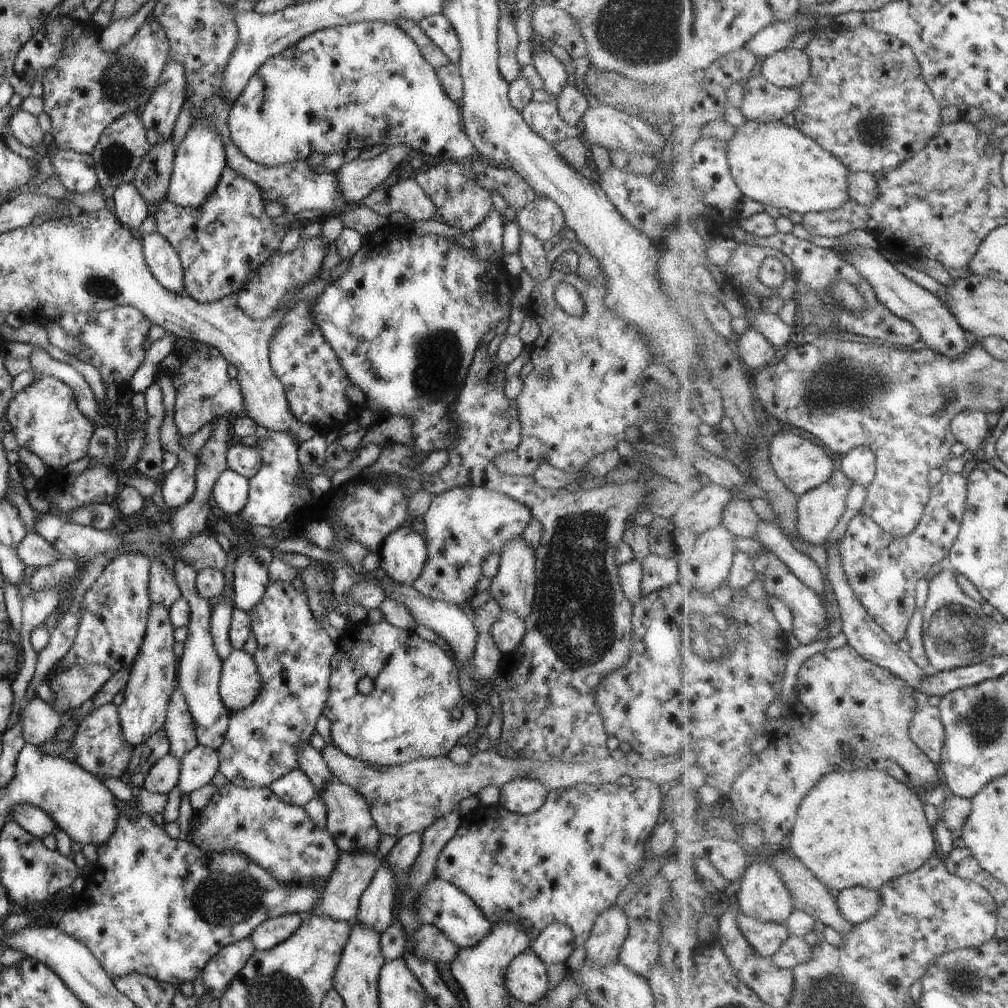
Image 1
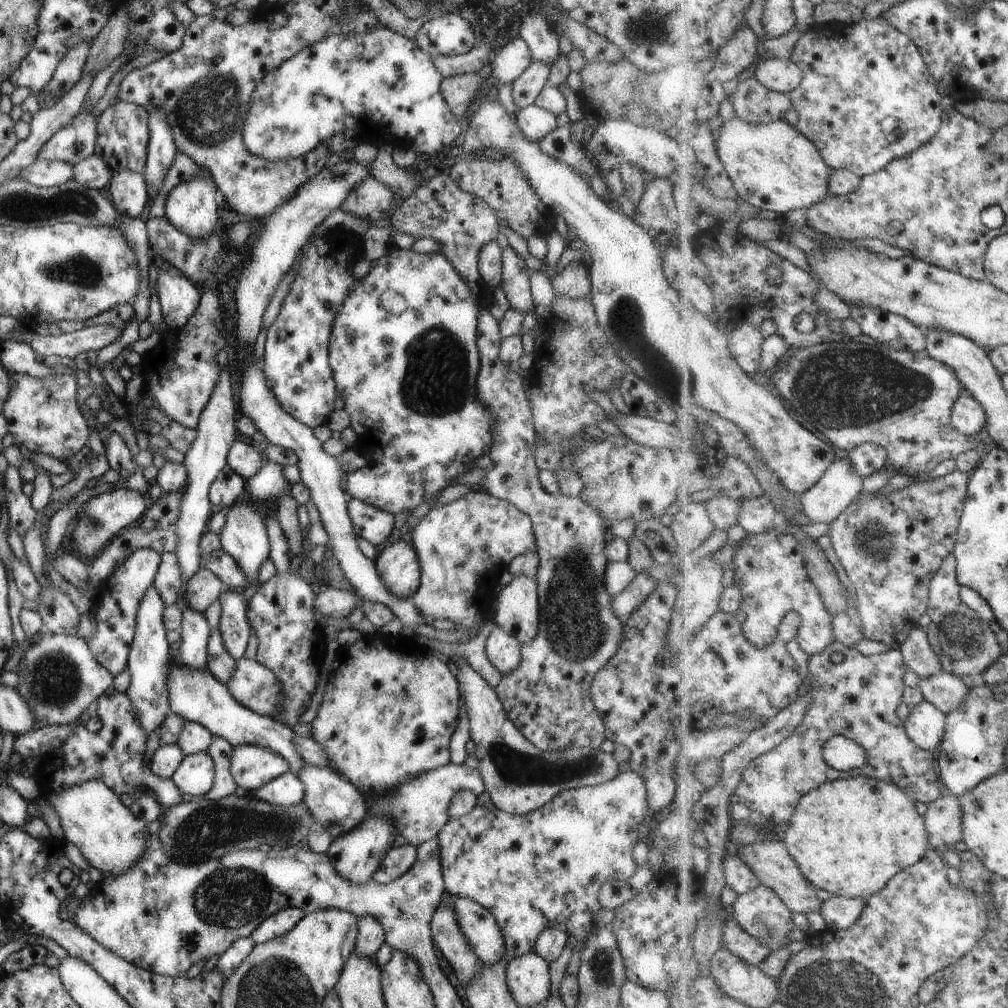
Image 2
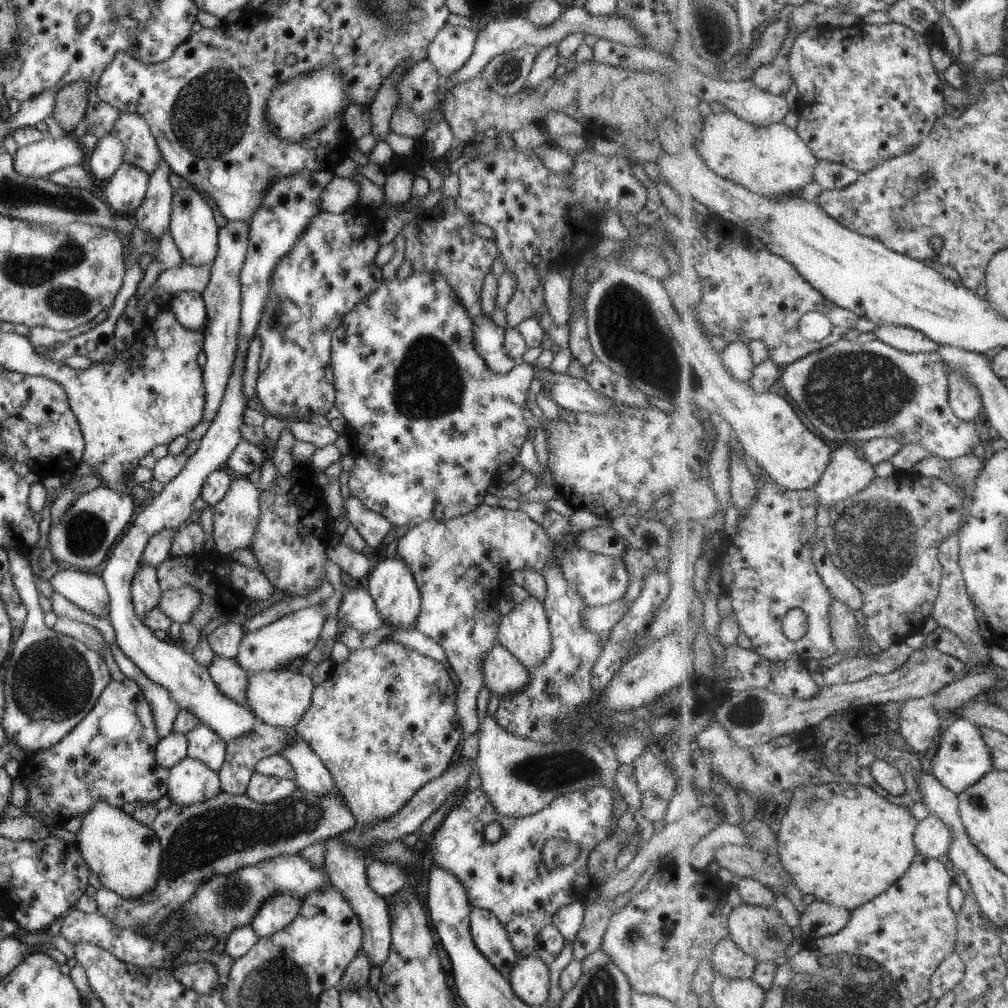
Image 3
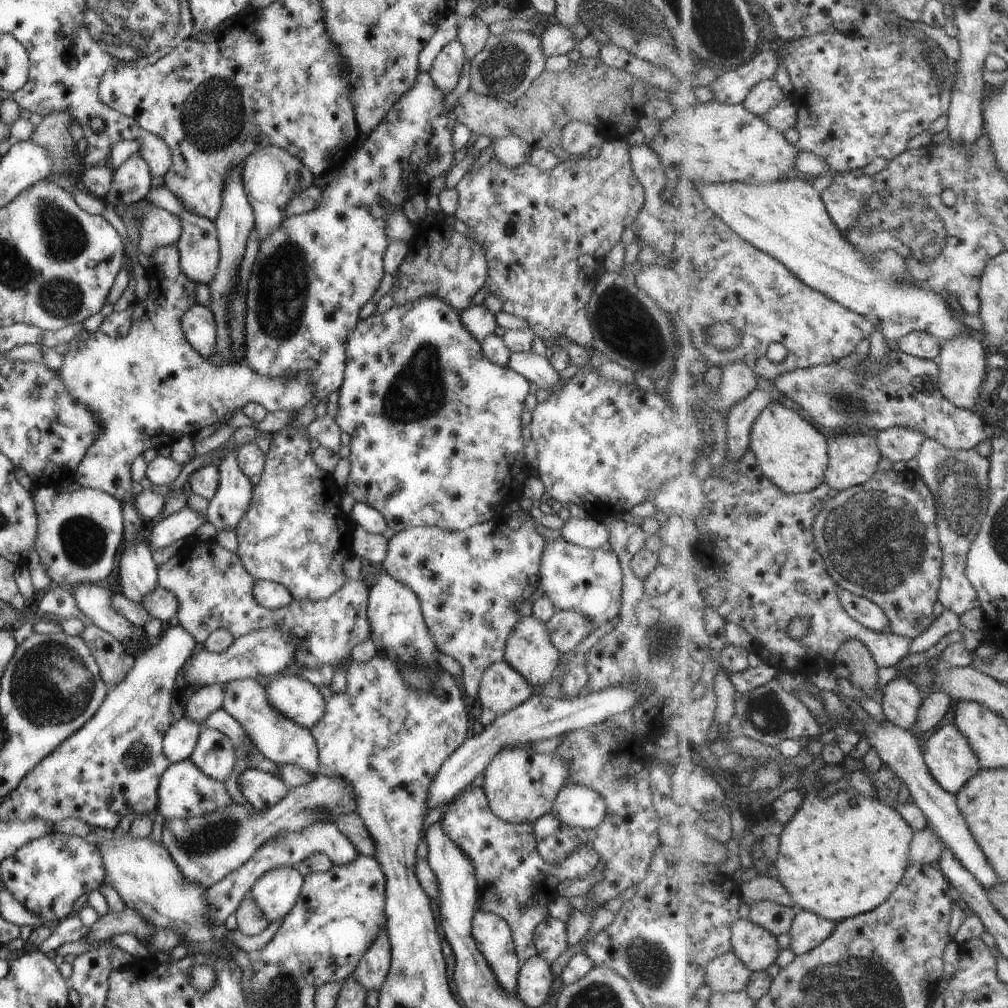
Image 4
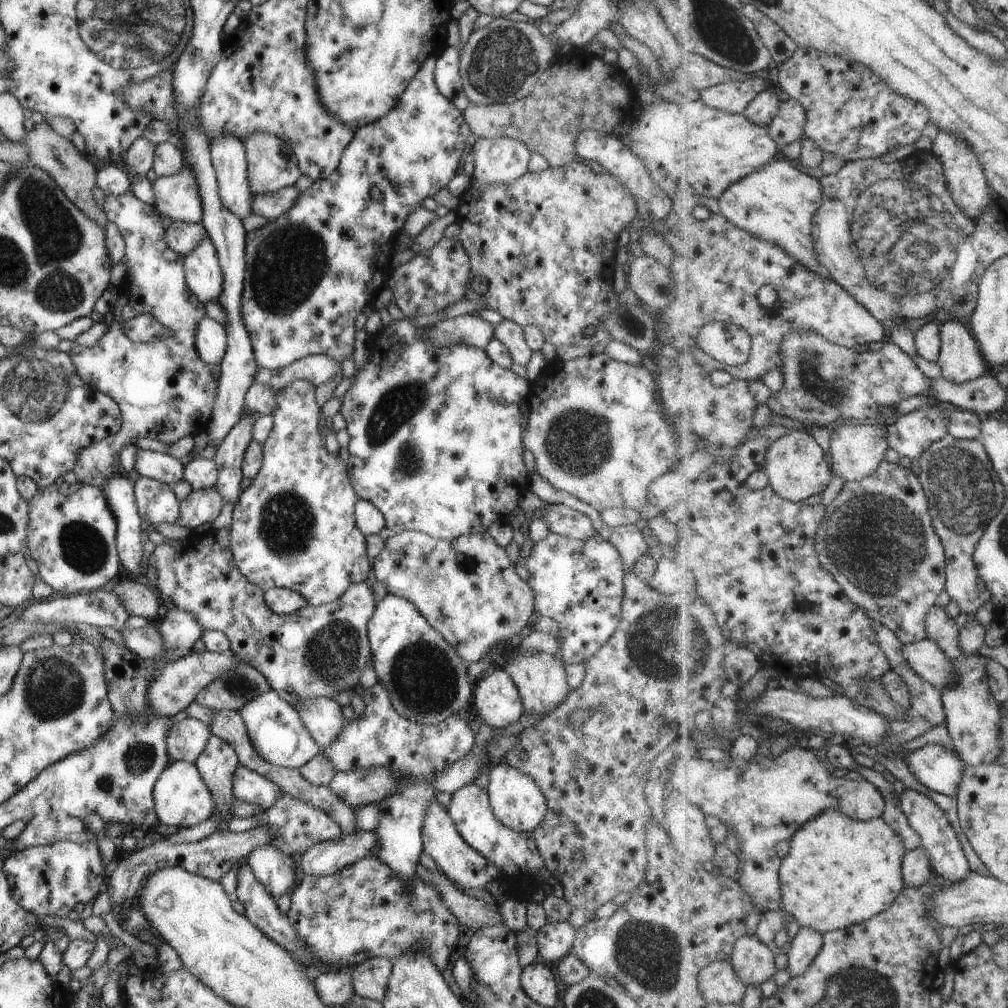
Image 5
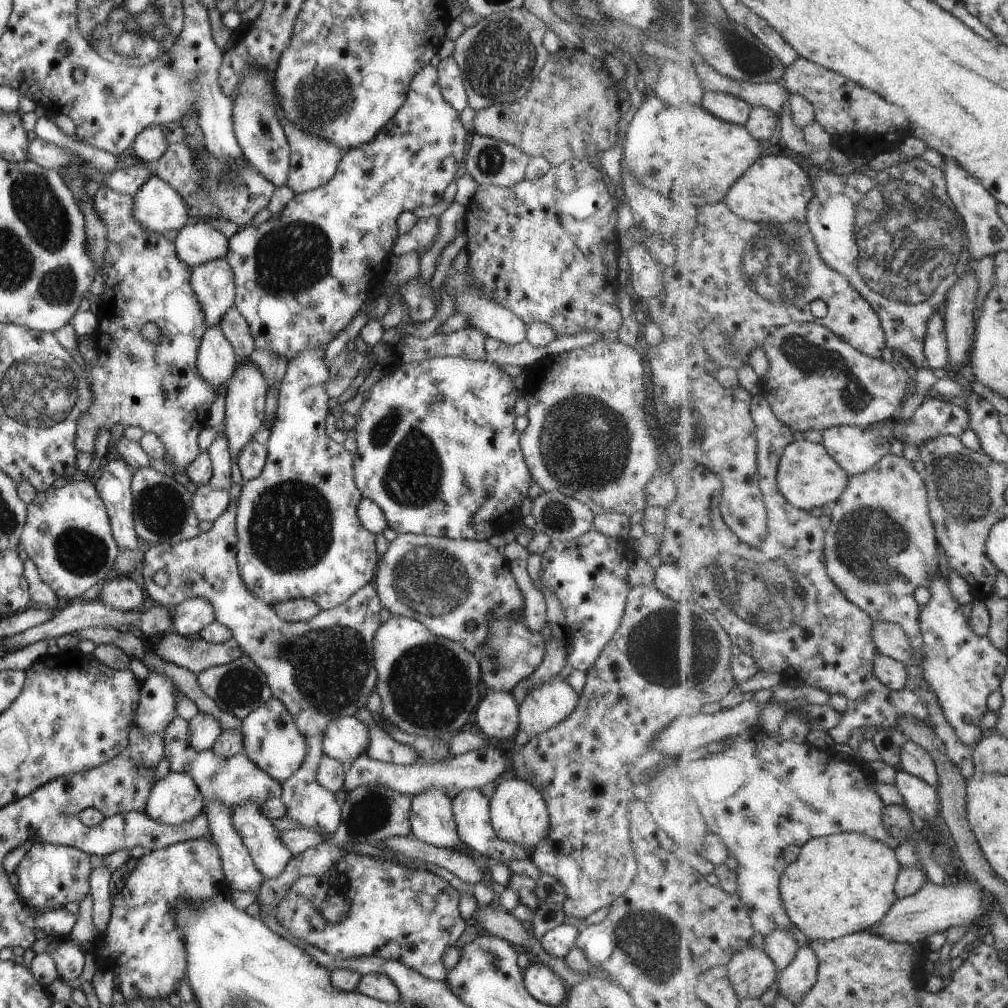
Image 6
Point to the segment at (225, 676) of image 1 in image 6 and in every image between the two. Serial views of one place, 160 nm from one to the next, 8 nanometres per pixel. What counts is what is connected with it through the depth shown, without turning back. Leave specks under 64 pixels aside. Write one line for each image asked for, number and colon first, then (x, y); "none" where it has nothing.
2: (252, 685)
3: (277, 698)
4: (299, 701)
5: (321, 716)
6: (345, 738)

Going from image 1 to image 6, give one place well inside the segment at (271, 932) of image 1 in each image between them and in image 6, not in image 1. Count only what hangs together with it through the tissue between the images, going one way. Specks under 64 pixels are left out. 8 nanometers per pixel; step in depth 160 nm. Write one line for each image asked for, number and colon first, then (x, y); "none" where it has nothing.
2: (280, 922)
3: (277, 911)
4: (275, 891)
5: (275, 871)
6: (269, 855)

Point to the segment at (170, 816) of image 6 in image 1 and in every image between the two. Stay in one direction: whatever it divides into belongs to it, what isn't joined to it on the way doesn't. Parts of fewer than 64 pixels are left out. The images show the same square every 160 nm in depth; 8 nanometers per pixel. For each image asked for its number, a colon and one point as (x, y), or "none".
1: (198, 766)
2: (194, 776)
3: (189, 781)
4: (183, 791)
5: (181, 800)

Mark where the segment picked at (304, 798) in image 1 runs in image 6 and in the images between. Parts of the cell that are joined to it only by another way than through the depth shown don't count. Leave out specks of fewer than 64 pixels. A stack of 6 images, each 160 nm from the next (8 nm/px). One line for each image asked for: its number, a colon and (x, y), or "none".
2: (286, 790)
3: (262, 789)
4: (262, 791)
5: (247, 786)
6: (229, 780)

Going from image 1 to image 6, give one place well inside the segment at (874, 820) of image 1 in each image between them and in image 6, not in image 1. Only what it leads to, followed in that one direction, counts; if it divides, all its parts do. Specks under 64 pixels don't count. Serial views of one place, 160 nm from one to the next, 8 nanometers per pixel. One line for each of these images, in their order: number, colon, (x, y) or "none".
2: (850, 836)
3: (845, 844)
4: (841, 855)
5: (840, 871)
6: (843, 884)

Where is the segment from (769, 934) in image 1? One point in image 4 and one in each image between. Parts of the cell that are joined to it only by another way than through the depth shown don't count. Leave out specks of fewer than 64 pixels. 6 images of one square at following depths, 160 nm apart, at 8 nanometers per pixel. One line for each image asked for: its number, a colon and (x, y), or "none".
2: (739, 941)
3: (729, 959)
4: (727, 973)

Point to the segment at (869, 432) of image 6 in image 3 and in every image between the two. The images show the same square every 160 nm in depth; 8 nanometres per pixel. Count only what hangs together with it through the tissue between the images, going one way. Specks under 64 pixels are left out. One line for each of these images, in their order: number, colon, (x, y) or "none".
3: (849, 473)
4: (854, 459)
5: (856, 452)

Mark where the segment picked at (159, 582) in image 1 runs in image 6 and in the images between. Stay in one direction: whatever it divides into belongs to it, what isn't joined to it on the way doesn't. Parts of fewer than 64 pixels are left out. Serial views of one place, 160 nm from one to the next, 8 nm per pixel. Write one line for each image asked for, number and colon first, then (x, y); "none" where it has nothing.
2: (167, 581)
3: (204, 572)
4: (213, 590)
5: (318, 650)
6: (321, 669)

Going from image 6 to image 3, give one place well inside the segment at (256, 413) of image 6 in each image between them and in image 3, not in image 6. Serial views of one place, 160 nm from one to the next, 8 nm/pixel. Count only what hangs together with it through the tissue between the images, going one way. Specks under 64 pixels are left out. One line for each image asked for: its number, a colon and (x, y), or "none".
3: (234, 518)
4: (226, 507)
5: (228, 456)

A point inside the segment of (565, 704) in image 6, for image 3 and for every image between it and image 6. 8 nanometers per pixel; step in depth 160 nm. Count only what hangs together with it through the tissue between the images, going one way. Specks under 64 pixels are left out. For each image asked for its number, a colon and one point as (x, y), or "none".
3: (524, 631)
4: (528, 649)
5: (539, 678)

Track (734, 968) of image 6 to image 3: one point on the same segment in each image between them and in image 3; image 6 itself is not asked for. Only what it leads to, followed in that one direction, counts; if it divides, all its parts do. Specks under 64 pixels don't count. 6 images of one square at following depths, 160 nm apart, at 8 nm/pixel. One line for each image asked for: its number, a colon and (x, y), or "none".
3: (761, 932)
4: (757, 946)
5: (754, 961)

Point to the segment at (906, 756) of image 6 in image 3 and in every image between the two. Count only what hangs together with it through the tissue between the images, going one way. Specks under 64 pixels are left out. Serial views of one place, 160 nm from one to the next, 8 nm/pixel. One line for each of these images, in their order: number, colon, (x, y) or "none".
3: (963, 757)
4: (948, 753)
5: (940, 769)

